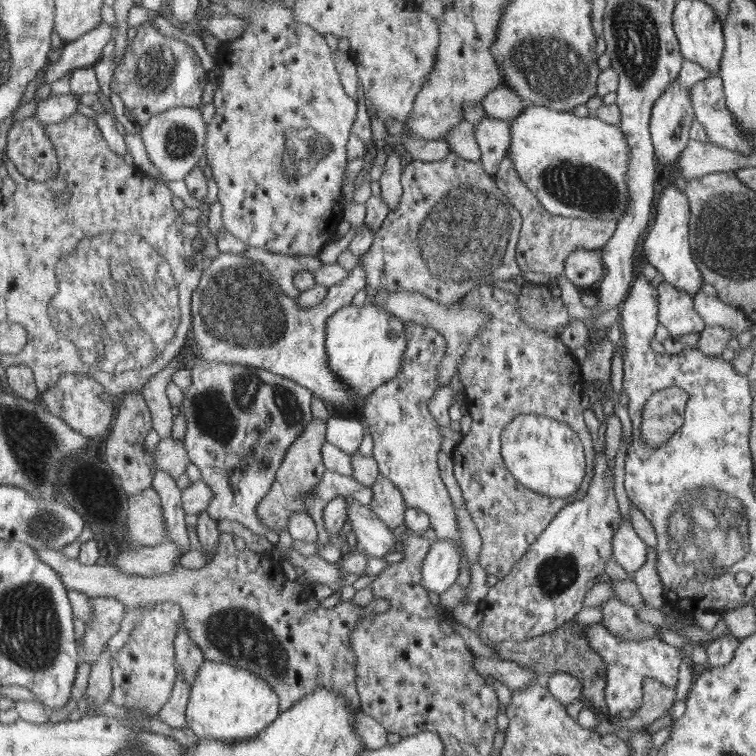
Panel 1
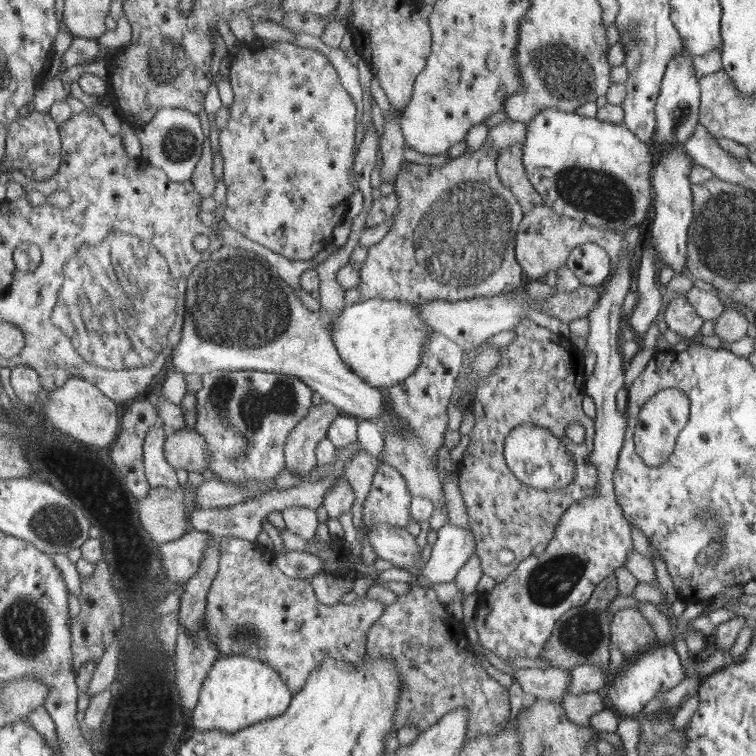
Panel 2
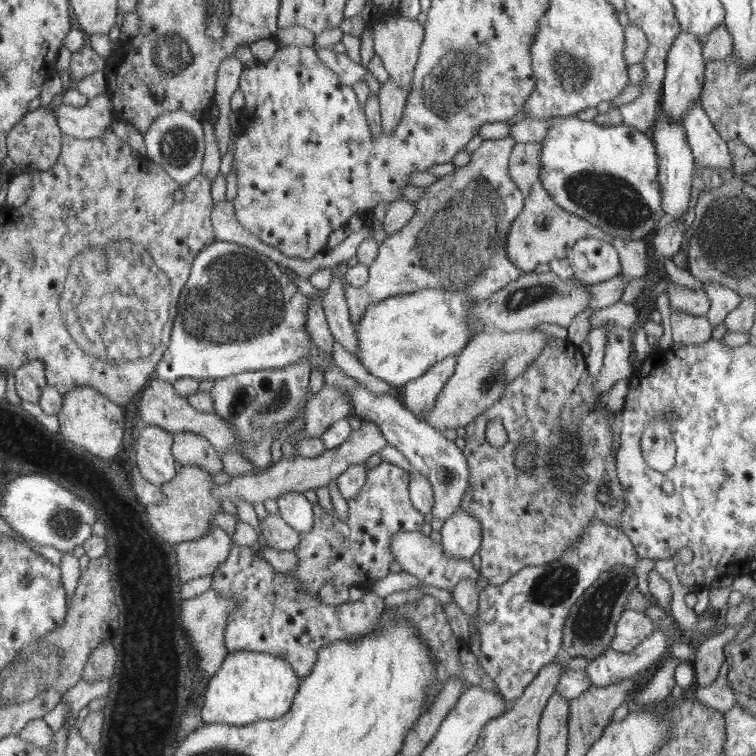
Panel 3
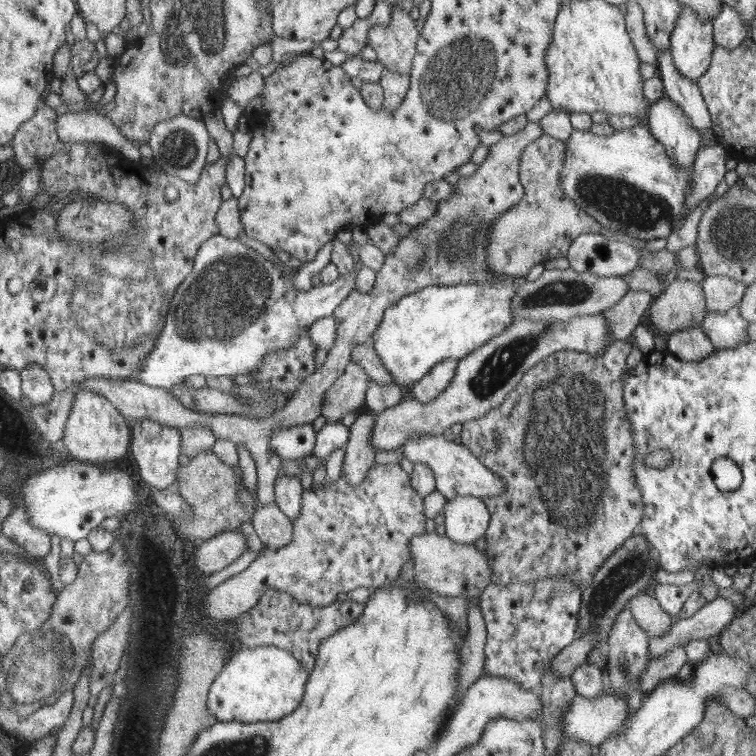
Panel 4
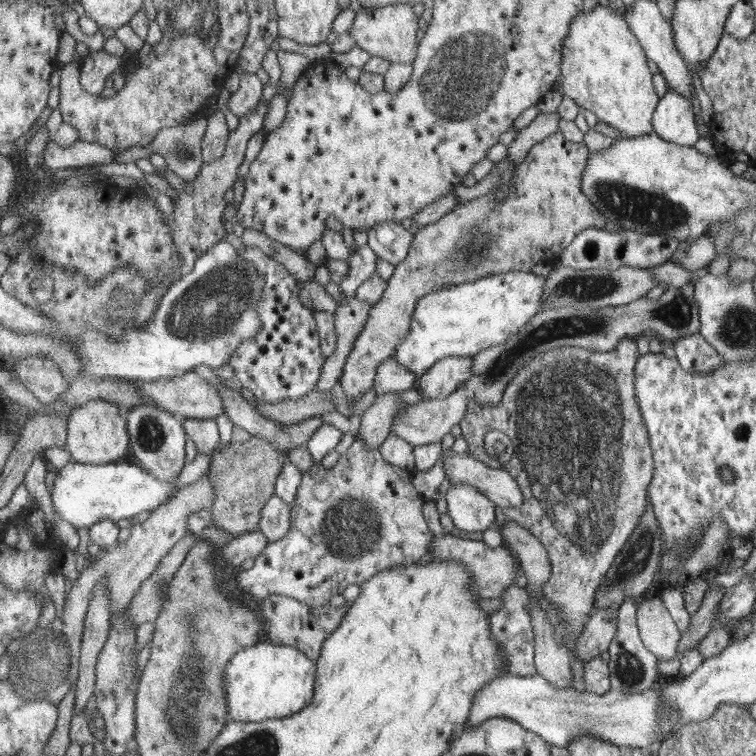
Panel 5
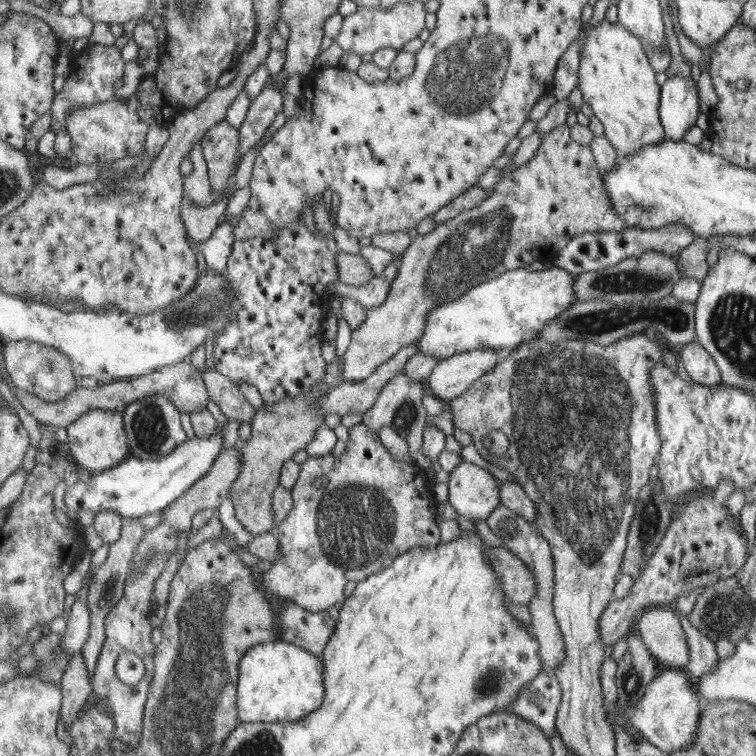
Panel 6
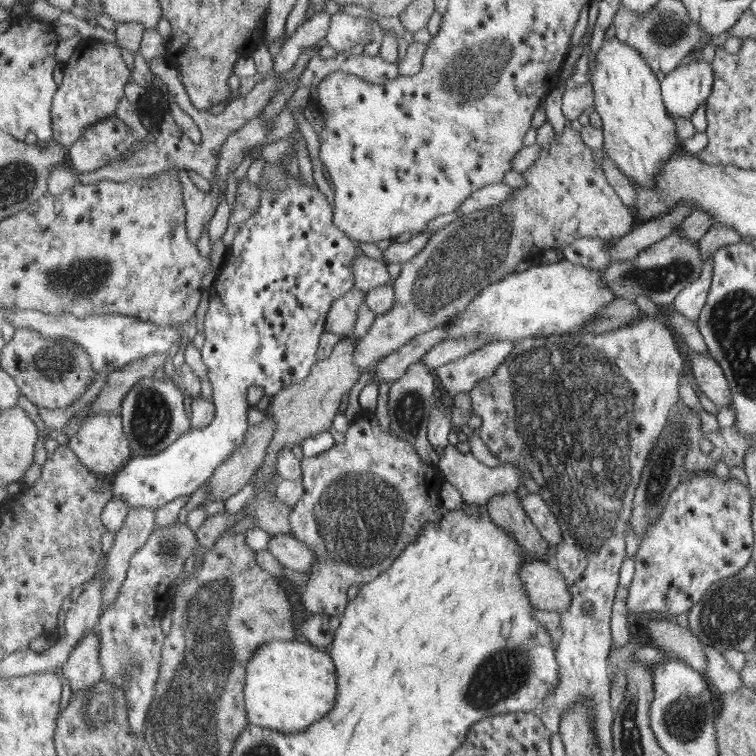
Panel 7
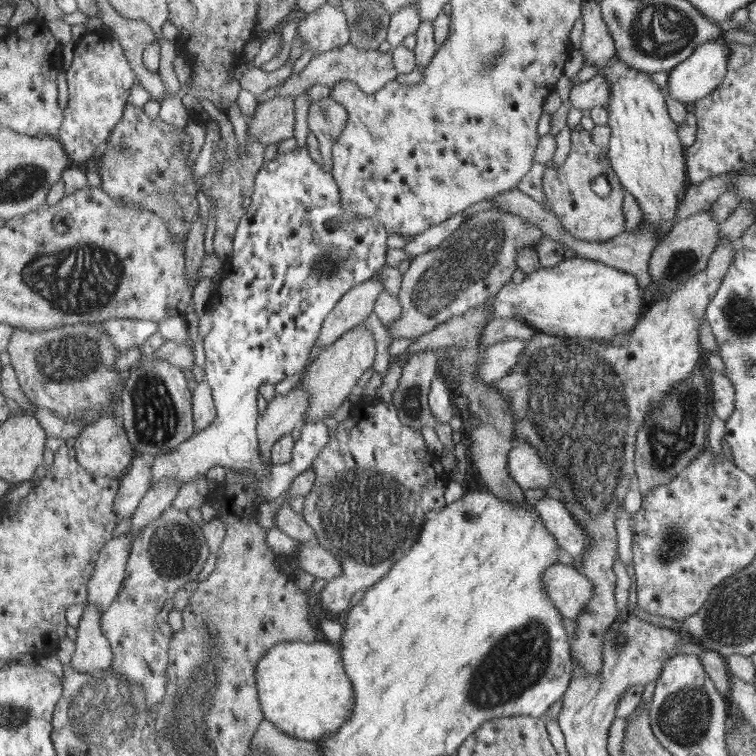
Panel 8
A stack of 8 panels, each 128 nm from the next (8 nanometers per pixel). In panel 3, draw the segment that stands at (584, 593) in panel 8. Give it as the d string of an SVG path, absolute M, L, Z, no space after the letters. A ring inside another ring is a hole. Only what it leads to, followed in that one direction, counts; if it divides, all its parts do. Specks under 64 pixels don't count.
M422 531L398 532L393 537L393 542L391 542L391 551L403 570L421 579L420 584L431 585L434 588L442 588L442 590L450 590L453 592L455 586L462 580L471 578L471 580L477 581L479 576L479 570L474 568L474 564L472 564L470 559L447 558L443 544L430 538L430 535L425 536Z

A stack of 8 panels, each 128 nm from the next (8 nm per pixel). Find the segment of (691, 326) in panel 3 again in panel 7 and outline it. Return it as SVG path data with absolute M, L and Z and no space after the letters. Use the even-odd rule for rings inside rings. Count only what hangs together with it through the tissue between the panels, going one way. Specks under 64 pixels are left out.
M698 354L692 358L690 370L698 386L714 404L721 408L731 404L731 390L722 368L712 356Z

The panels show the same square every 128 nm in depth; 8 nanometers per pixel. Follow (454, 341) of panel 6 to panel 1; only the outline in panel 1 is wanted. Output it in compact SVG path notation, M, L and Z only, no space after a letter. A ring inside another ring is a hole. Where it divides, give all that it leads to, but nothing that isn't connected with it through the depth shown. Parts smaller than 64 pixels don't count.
M368 301L363 306L346 305L329 318L326 330L329 365L358 398L364 400L401 372L407 352L407 330L404 321L390 311Z

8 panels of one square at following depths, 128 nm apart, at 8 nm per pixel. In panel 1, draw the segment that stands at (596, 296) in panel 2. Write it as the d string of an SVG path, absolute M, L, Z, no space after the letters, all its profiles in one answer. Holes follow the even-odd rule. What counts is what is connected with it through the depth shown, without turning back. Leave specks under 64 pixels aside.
M520 282L520 294L516 295L517 298L517 314L518 318L522 317L523 321L533 329L538 329L539 331L552 333L554 329L559 328L563 323L569 321L568 308L561 298L553 298L550 290L550 286L532 284Z

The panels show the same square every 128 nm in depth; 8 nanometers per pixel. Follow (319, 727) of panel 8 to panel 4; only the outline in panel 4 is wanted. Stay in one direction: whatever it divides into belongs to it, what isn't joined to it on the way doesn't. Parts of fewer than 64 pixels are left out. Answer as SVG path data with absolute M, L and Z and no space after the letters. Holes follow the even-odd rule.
M257 646L243 648L235 652L230 661L222 667L218 677L214 679L209 691L209 710L217 716L218 721L236 721L255 723L260 721L277 721L294 713L301 706L305 697L306 683L310 672L294 658L290 651L284 651L277 646Z

